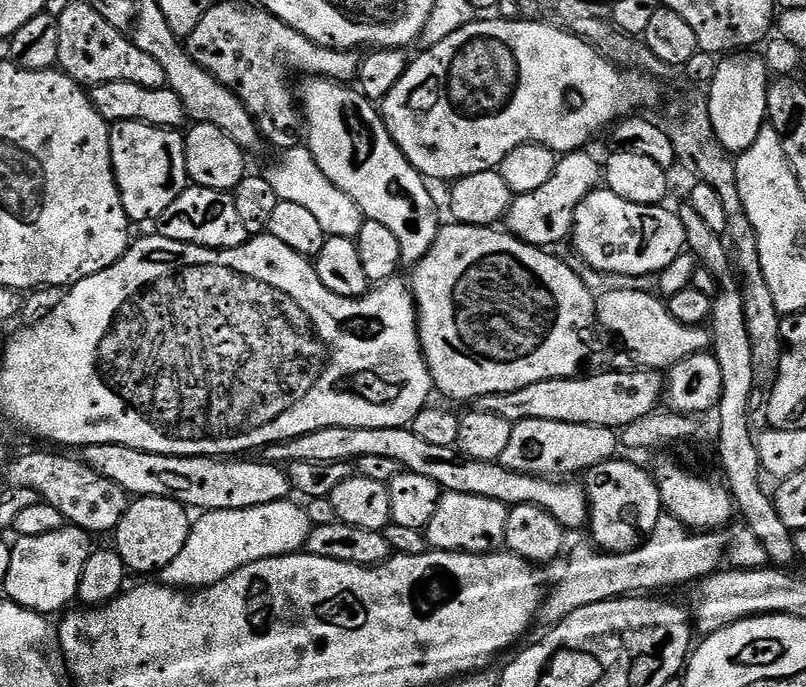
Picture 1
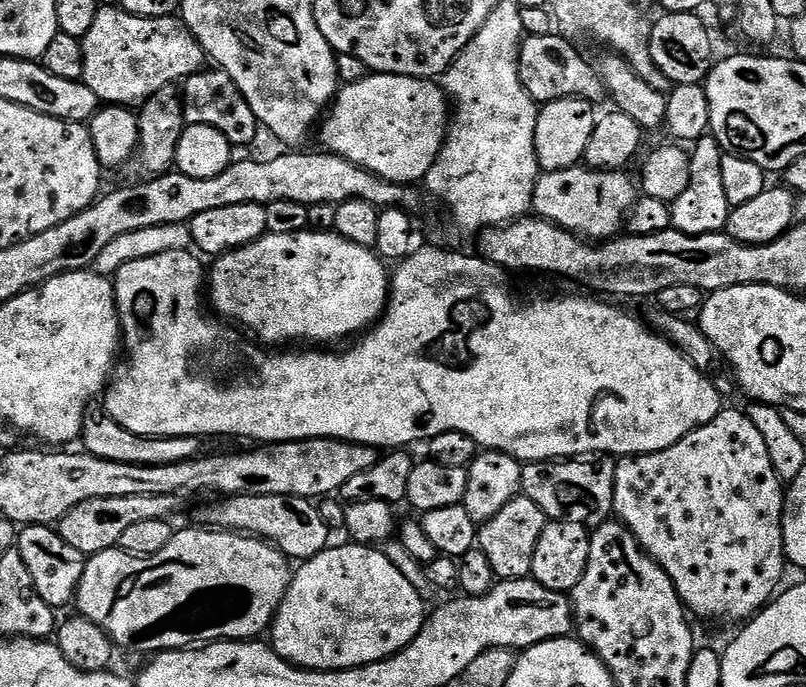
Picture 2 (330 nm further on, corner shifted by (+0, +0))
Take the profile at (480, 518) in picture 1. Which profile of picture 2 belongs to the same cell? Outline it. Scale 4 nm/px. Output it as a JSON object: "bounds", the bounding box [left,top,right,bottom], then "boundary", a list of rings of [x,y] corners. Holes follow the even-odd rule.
{"bounds":[478,494,549,580],"boundary":[[[521,494],[506,502],[506,506],[502,506],[502,510],[498,510],[498,514],[494,514],[485,524],[479,525],[478,546],[482,554],[486,554],[490,566],[494,566],[494,574],[497,578],[526,580],[531,577],[531,566],[538,540],[548,522],[549,519],[538,506],[538,502]]]}

